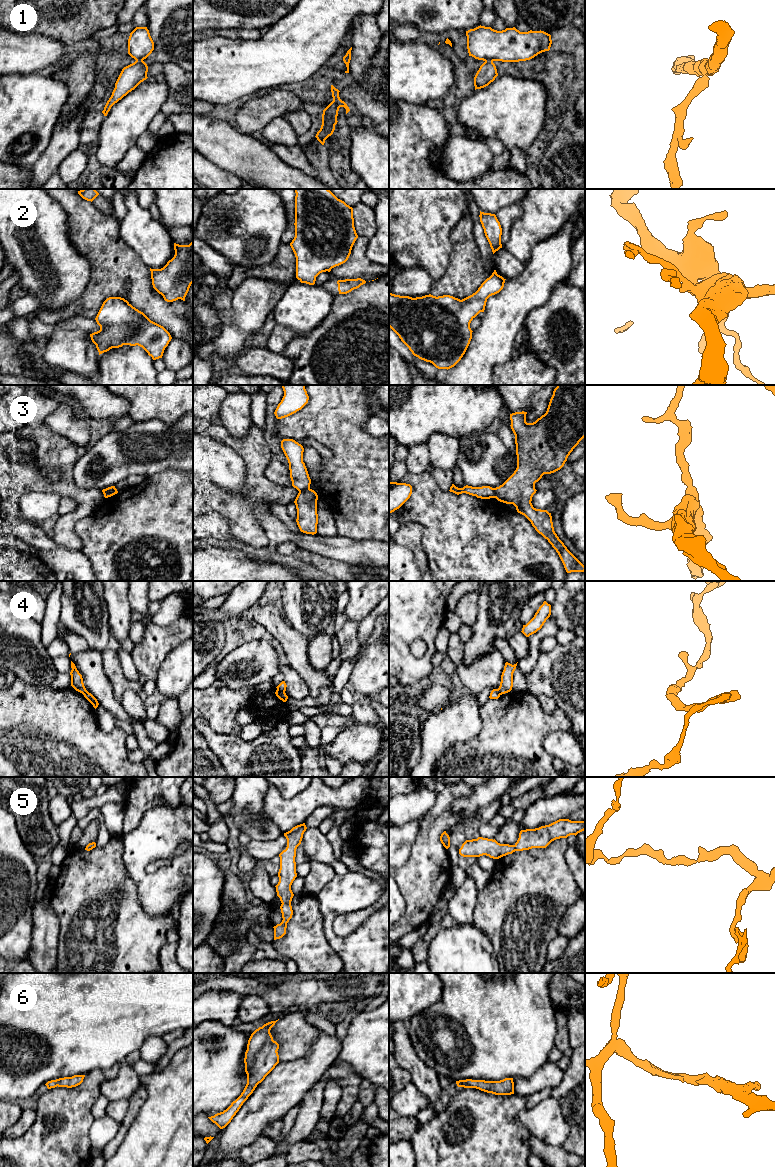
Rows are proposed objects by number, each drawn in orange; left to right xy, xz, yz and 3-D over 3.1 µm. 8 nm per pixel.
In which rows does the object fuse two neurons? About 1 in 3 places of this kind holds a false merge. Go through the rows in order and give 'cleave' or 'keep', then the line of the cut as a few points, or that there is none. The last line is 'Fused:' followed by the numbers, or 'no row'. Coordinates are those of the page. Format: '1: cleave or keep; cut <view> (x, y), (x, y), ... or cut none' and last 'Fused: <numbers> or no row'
1: cleave; cut yz (485, 60), (492, 61)
2: keep; cut none
3: cleave; cut xz (309, 487), (299, 491)
4: cleave; cut xz (277, 689), (284, 693)
5: keep; cut none
6: keep; cut none
Fused: 1, 3, 4

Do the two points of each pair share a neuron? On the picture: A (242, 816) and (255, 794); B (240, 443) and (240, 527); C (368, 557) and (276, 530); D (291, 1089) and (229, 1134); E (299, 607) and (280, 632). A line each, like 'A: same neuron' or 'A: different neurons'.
A: same neuron
B: same neuron
C: same neuron
D: same neuron
E: different neurons

